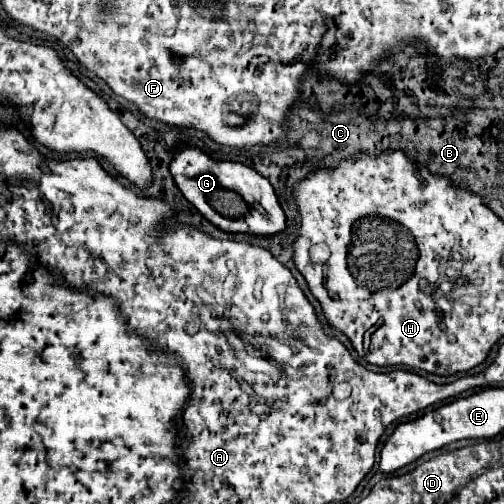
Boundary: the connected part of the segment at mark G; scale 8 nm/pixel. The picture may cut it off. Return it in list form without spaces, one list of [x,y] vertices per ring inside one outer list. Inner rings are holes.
[[[182,146],[176,150],[174,160],[170,164],[170,172],[188,202],[192,202],[198,212],[230,234],[256,234],[256,236],[274,236],[286,230],[286,214],[276,198],[272,184],[260,176],[254,168],[248,168],[238,162],[214,162],[204,152],[192,146]],[[230,202],[230,206],[240,210],[244,206],[244,214],[240,218],[228,218],[220,210],[220,204]]]

